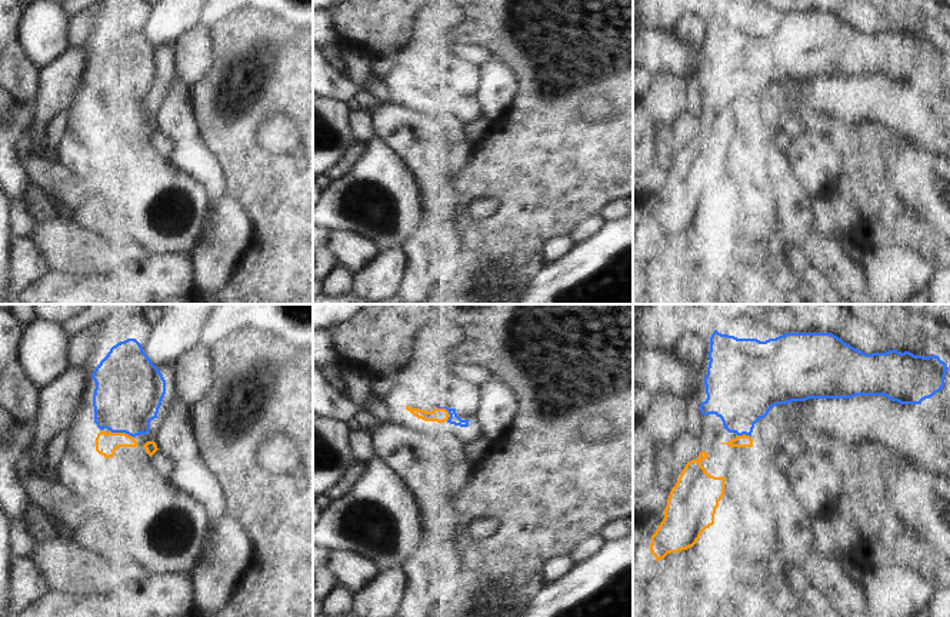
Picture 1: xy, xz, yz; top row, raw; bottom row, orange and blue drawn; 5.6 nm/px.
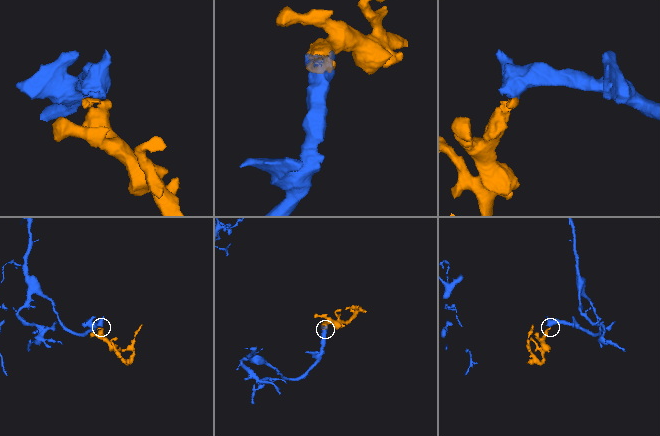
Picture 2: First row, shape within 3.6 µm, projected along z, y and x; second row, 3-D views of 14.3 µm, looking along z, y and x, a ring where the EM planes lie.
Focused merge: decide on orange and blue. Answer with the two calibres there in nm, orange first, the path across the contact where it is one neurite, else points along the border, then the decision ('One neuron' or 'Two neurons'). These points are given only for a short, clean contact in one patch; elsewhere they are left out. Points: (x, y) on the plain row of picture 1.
Thickness 130 nm (orange) against 380 nm. Path across: xy (106, 123), (122, 113), (129, 70). One neuron.

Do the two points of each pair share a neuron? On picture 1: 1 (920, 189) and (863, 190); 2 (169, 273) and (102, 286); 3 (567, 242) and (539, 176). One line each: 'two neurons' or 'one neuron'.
1: two neurons
2: one neuron
3: two neurons

